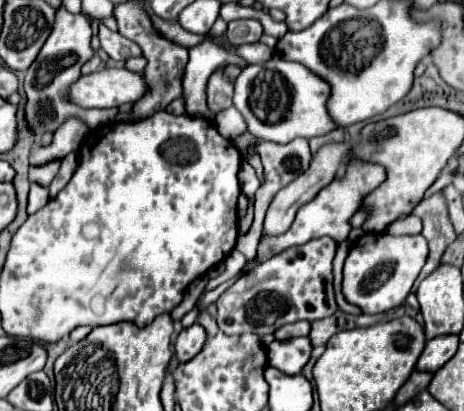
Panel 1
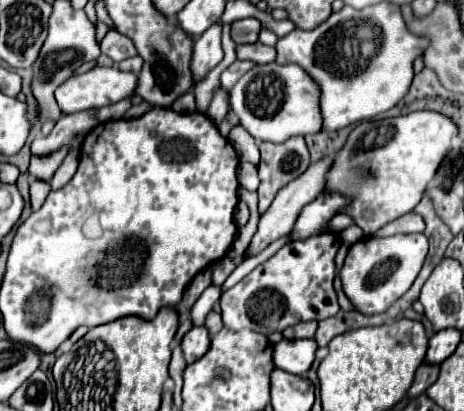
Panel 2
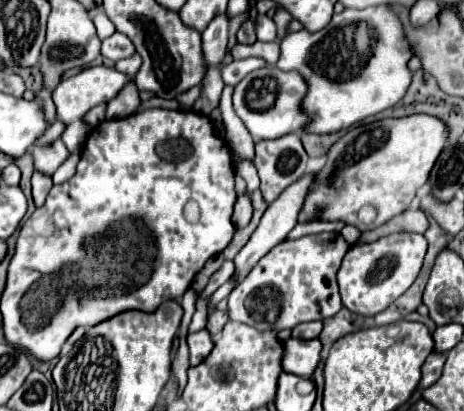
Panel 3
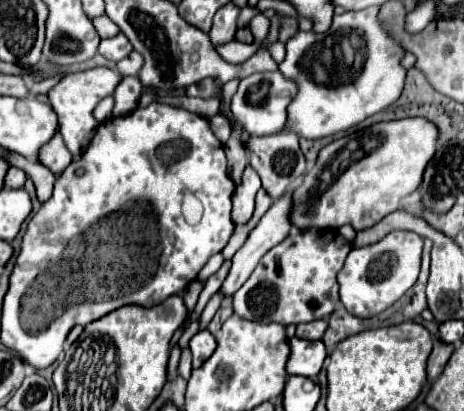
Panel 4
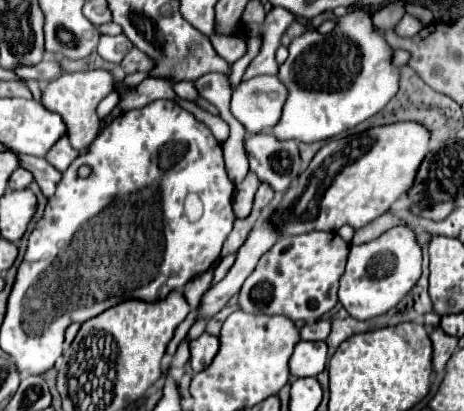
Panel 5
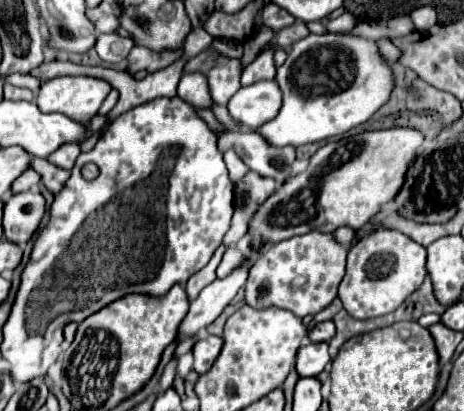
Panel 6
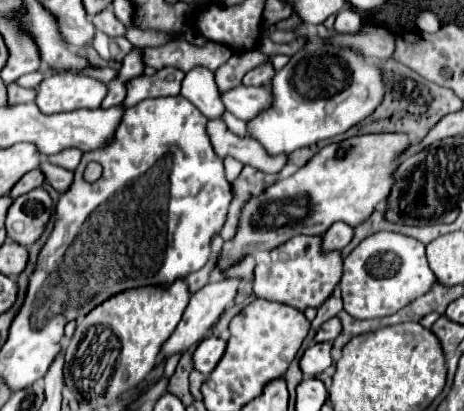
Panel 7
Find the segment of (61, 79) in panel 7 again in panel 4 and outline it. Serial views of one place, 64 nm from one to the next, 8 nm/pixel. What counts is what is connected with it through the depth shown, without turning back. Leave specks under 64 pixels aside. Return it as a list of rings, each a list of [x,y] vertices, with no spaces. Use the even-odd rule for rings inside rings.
[[[90,68],[90,70],[82,70],[82,72],[76,72],[76,74],[68,74],[66,78],[62,78],[50,92],[48,92],[48,98],[50,98],[50,106],[52,110],[58,114],[58,124],[60,124],[60,134],[64,138],[64,144],[66,148],[74,154],[74,156],[80,156],[84,152],[84,148],[88,146],[88,142],[92,140],[94,136],[94,130],[96,130],[96,120],[92,116],[92,110],[96,108],[96,104],[106,98],[106,96],[112,96],[116,86],[120,84],[122,80],[122,74],[116,72],[116,70],[110,70],[110,68]]]

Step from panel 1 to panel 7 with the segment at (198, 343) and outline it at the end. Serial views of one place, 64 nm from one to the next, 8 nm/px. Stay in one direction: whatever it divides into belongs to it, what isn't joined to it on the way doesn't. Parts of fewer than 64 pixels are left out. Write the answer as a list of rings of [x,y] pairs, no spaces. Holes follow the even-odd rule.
[[[210,336],[202,340],[194,350],[194,368],[204,376],[208,376],[208,372],[212,372],[212,368],[216,368],[216,364],[220,362],[224,348],[226,348],[226,342],[222,338]]]

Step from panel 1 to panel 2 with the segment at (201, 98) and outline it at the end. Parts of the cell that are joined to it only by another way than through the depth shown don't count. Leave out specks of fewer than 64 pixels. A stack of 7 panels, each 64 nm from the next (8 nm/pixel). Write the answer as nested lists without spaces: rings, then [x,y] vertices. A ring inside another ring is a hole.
[[[216,22],[194,42],[192,62],[190,62],[190,72],[192,72],[194,84],[198,84],[224,58],[222,44],[220,44],[220,32],[222,32],[222,26],[220,26],[220,22]]]

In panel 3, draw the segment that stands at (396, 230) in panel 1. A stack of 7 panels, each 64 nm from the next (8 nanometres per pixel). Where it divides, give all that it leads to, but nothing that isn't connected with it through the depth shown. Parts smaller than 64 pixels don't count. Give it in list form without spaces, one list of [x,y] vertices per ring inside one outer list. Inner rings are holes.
[[[408,208],[406,212],[402,212],[402,216],[388,220],[378,230],[364,232],[358,242],[374,242],[374,240],[378,240],[386,234],[394,234],[394,232],[420,232],[420,234],[424,234],[426,228],[428,228],[426,216],[422,212],[418,212],[416,208]]]

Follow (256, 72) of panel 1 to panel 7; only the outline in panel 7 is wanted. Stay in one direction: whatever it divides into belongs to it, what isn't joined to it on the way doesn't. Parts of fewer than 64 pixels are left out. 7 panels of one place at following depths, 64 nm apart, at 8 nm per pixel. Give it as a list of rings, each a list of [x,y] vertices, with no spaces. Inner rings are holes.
[[[238,86],[222,94],[222,102],[236,118],[250,122],[274,102],[272,86]]]

